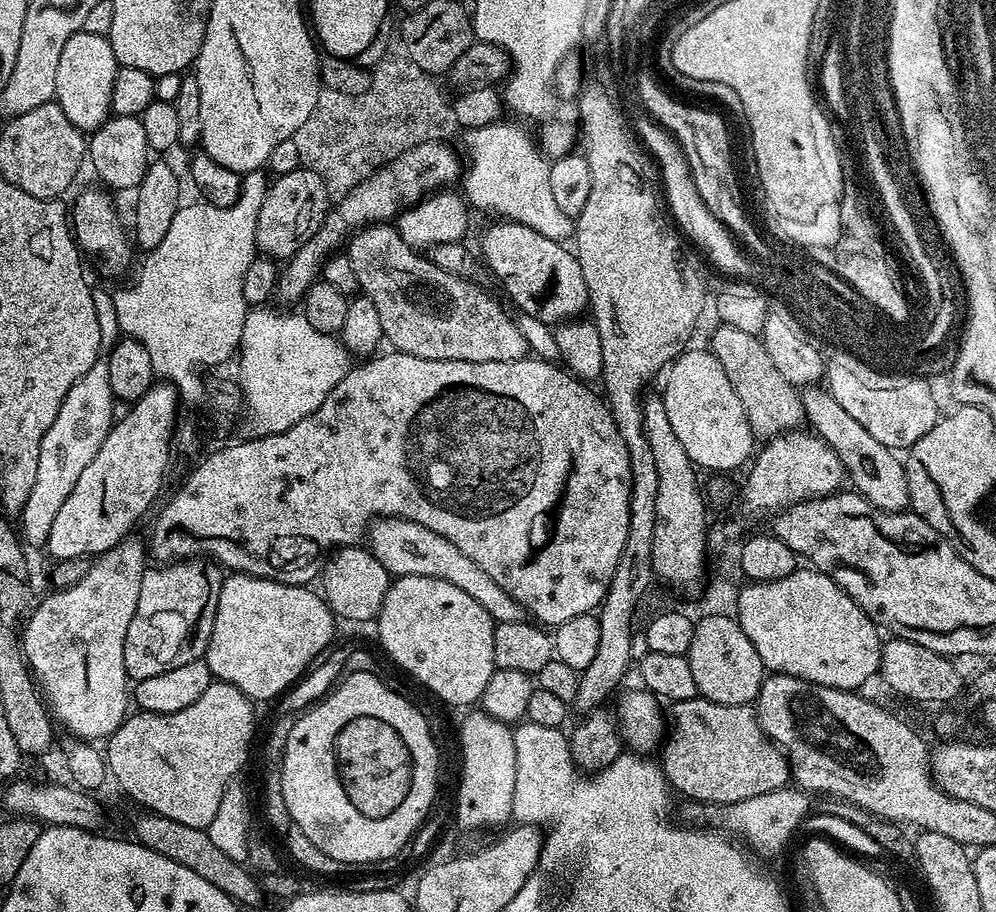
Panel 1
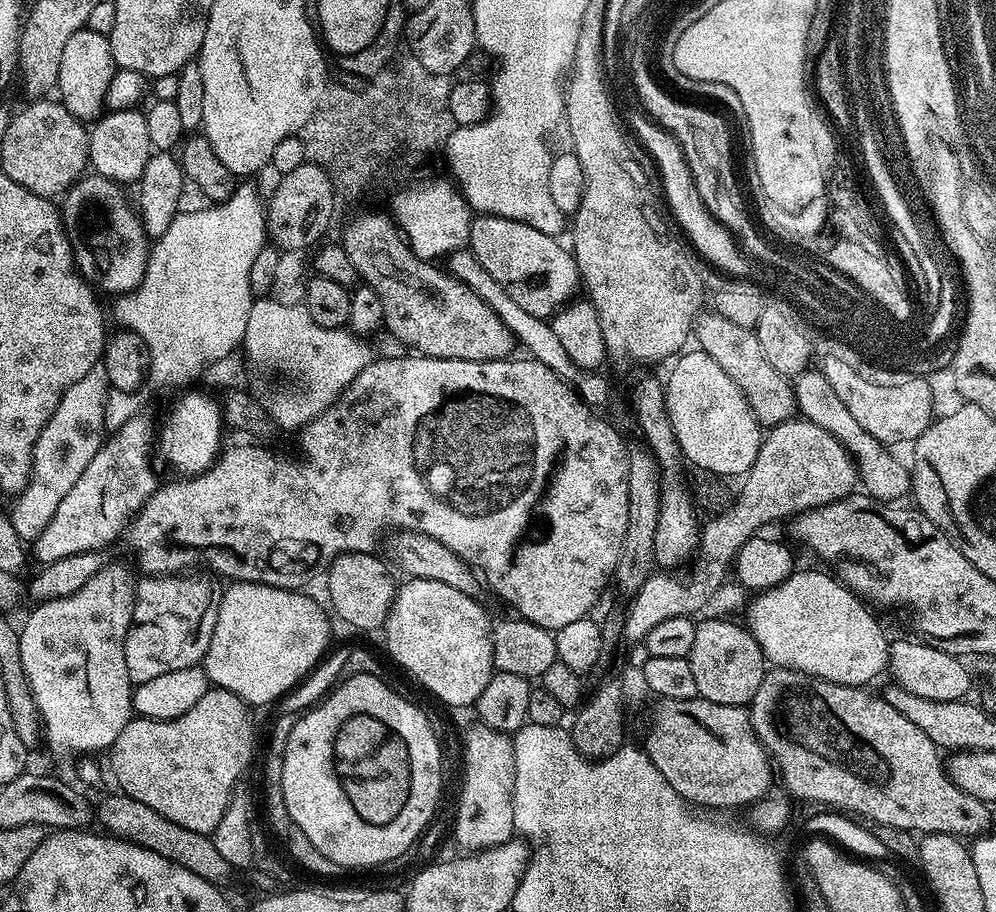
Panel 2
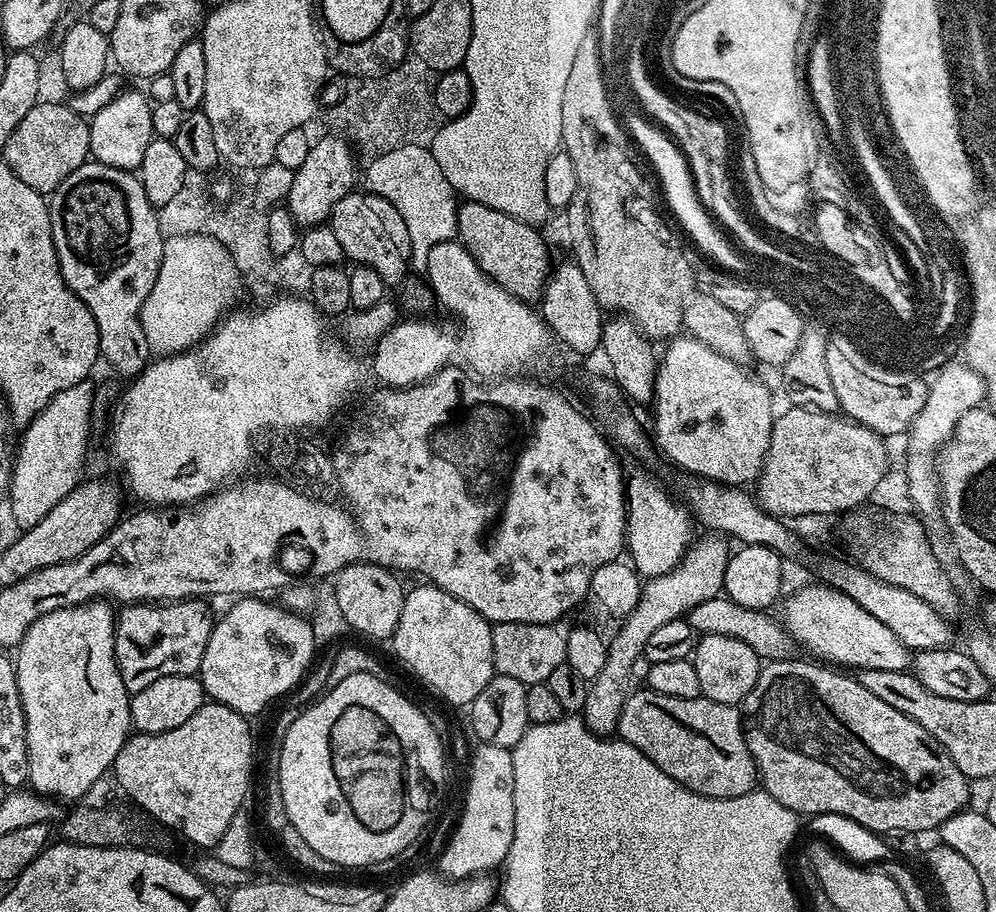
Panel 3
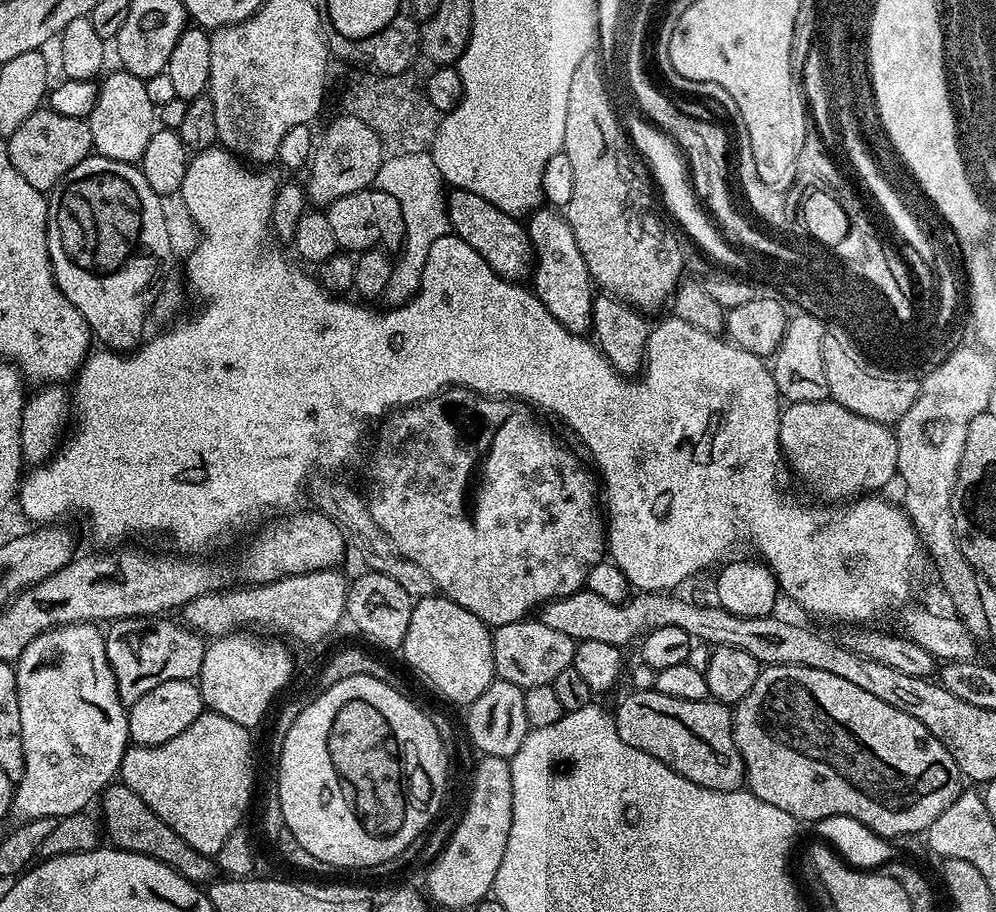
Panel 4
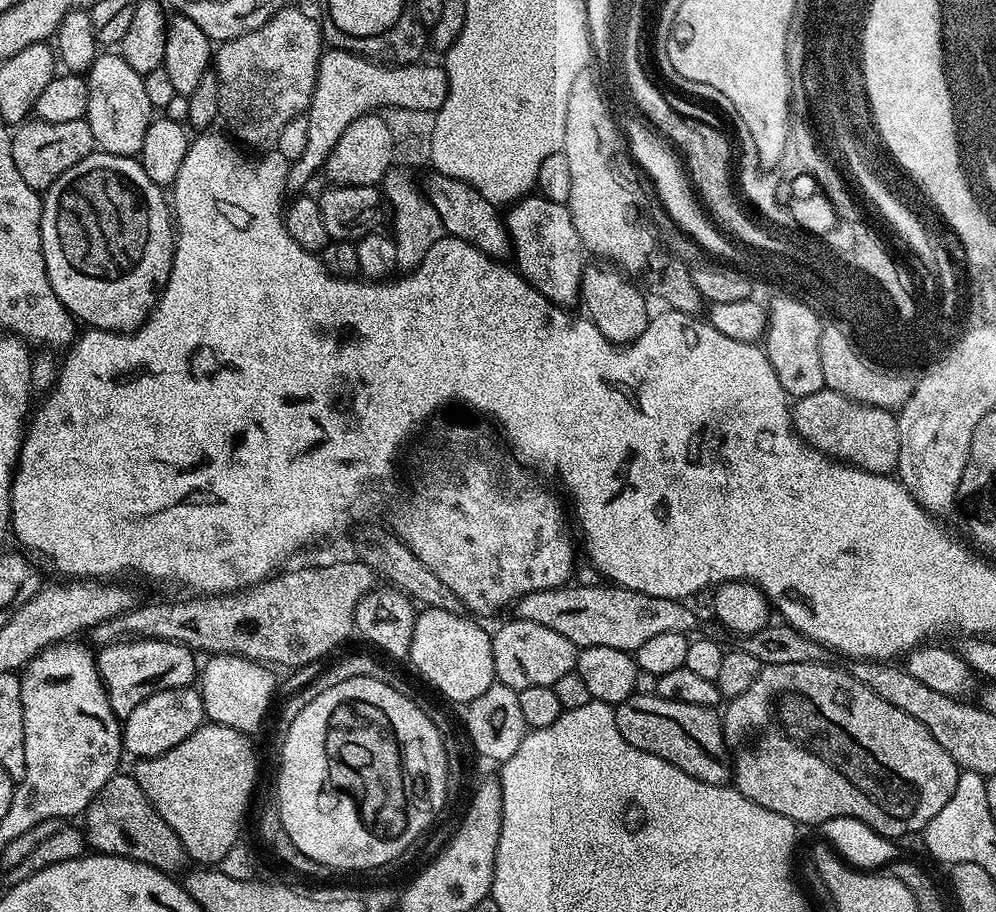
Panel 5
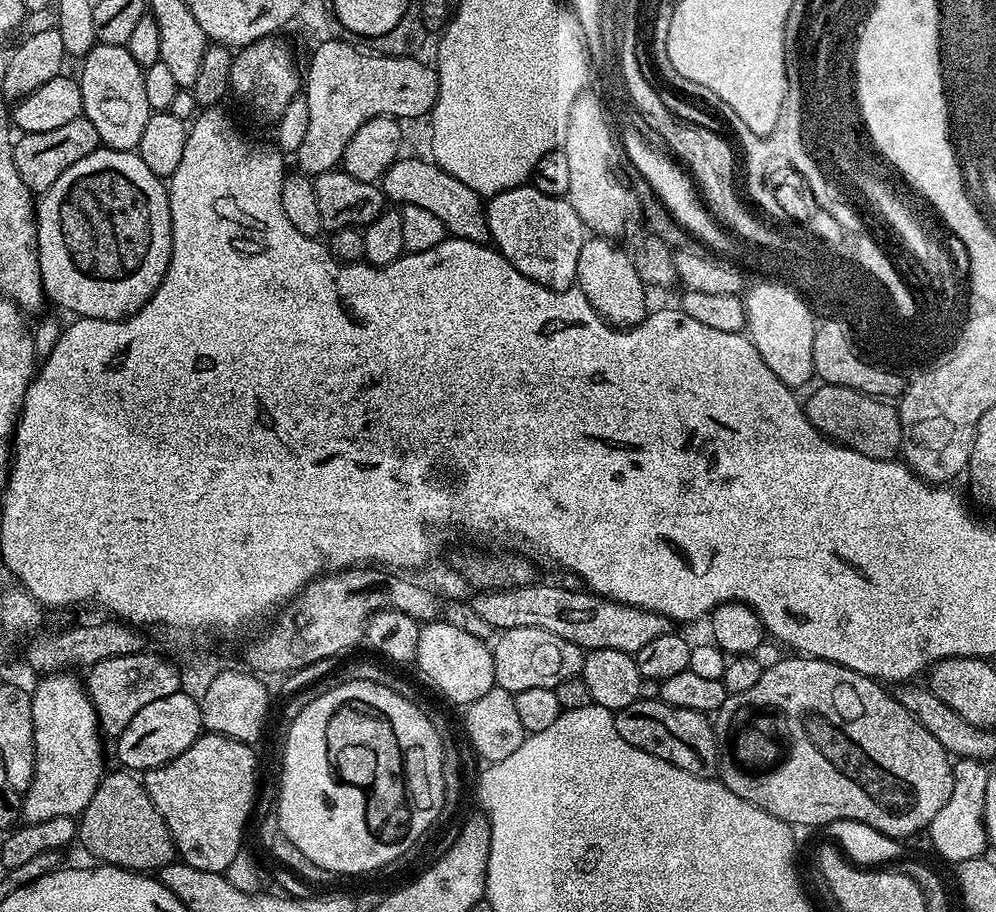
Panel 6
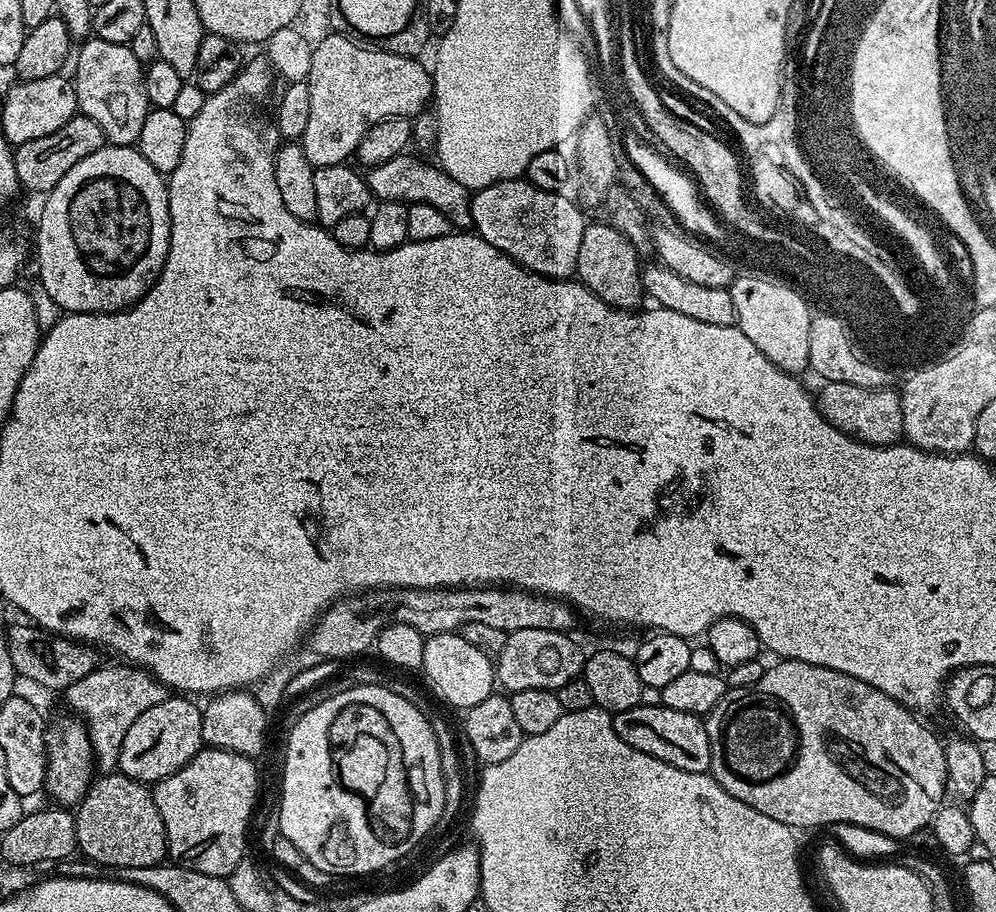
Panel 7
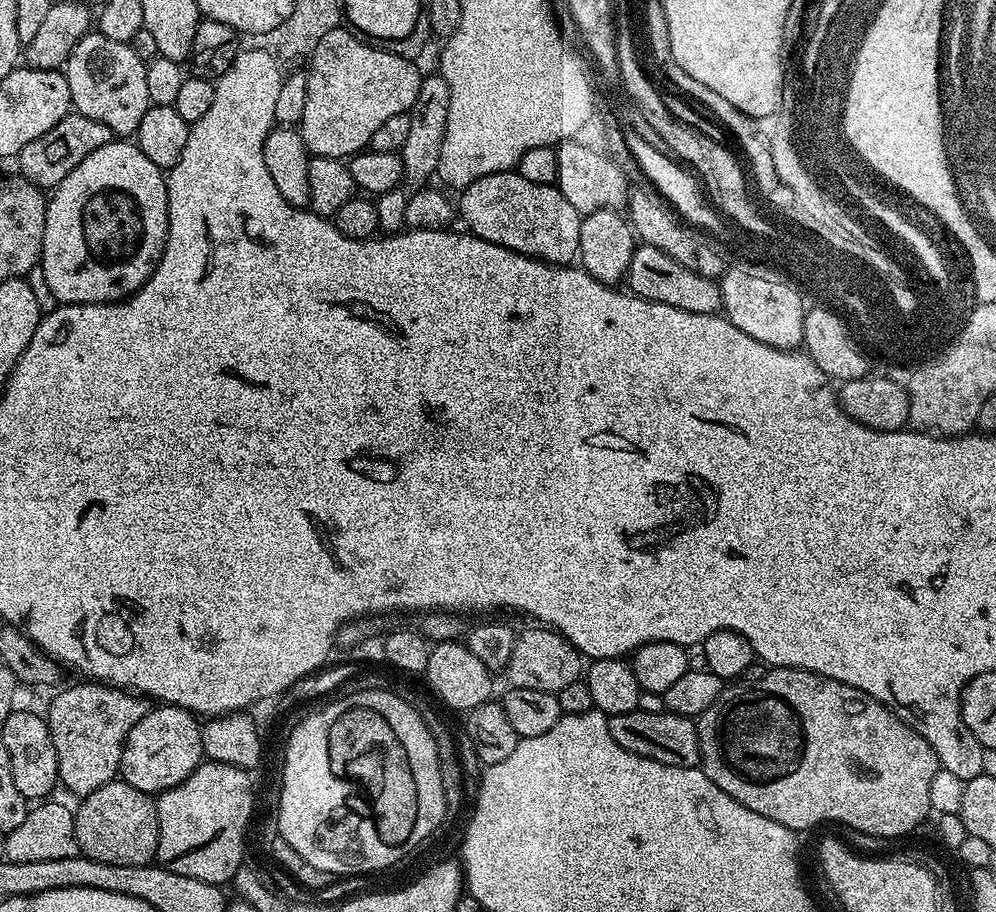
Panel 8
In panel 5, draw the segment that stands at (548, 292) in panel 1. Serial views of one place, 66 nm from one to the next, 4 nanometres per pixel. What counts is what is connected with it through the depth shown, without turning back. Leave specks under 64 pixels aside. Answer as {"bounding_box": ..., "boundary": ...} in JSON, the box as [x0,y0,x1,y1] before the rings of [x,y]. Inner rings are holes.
{"bounding_box":[422,170,513,258],"boundary":[[[435,170],[429,171],[428,181],[422,184],[422,191],[428,201],[438,210],[438,218],[442,218],[442,226],[447,235],[462,238],[462,242],[470,242],[482,254],[493,258],[504,258],[504,255],[513,251],[512,239],[508,236],[508,228],[504,225],[504,216],[499,212],[497,205],[492,204],[474,186],[462,182],[458,178],[450,178],[446,174]]]}

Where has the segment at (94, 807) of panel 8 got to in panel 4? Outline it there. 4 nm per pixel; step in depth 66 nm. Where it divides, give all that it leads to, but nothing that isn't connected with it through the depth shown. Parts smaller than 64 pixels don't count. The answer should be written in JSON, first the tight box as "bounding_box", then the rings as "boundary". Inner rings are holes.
{"bounding_box":[100,782,222,886],"boundary":[[[114,782],[104,790],[100,803],[104,810],[102,824],[105,833],[115,847],[128,852],[146,853],[154,859],[170,865],[176,872],[182,874],[188,881],[206,886],[221,879],[222,873],[215,859],[194,850],[184,838],[171,830],[129,787]]]}

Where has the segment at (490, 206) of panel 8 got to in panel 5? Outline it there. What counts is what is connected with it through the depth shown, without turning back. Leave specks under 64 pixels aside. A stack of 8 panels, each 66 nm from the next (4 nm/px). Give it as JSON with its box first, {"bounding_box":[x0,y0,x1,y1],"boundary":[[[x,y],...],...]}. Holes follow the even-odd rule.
{"bounding_box":[504,194,586,306],"boundary":[[[529,194],[516,201],[507,209],[504,225],[508,228],[508,236],[512,239],[515,267],[530,286],[534,286],[550,302],[561,306],[575,305],[580,298],[580,283],[586,263],[586,249],[578,238],[578,230],[574,230],[574,218],[570,218],[567,204],[550,202],[550,198],[539,194]]]}

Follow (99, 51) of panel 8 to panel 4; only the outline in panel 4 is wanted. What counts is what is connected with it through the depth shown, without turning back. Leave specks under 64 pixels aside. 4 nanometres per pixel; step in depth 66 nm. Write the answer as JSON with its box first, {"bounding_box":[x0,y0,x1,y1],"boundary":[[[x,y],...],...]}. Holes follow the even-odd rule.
{"bounding_box":[87,70,158,164],"boundary":[[[115,70],[99,81],[100,93],[91,114],[87,116],[95,155],[118,162],[136,164],[146,154],[146,146],[158,127],[158,109],[146,95],[146,86],[139,76]]]}

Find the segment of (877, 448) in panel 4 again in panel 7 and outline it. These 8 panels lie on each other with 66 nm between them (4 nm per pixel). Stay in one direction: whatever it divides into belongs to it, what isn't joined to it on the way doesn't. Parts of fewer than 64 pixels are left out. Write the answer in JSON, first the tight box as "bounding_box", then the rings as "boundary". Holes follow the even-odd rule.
{"bounding_box":[818,382,904,448],"boundary":[[[827,382],[823,385],[820,396],[818,392],[818,407],[822,415],[838,430],[842,430],[847,436],[855,440],[861,440],[867,444],[873,444],[879,448],[887,444],[899,444],[904,436],[904,419],[902,418],[902,406],[900,398],[891,387],[863,388],[862,386],[850,386],[850,382]]]}

